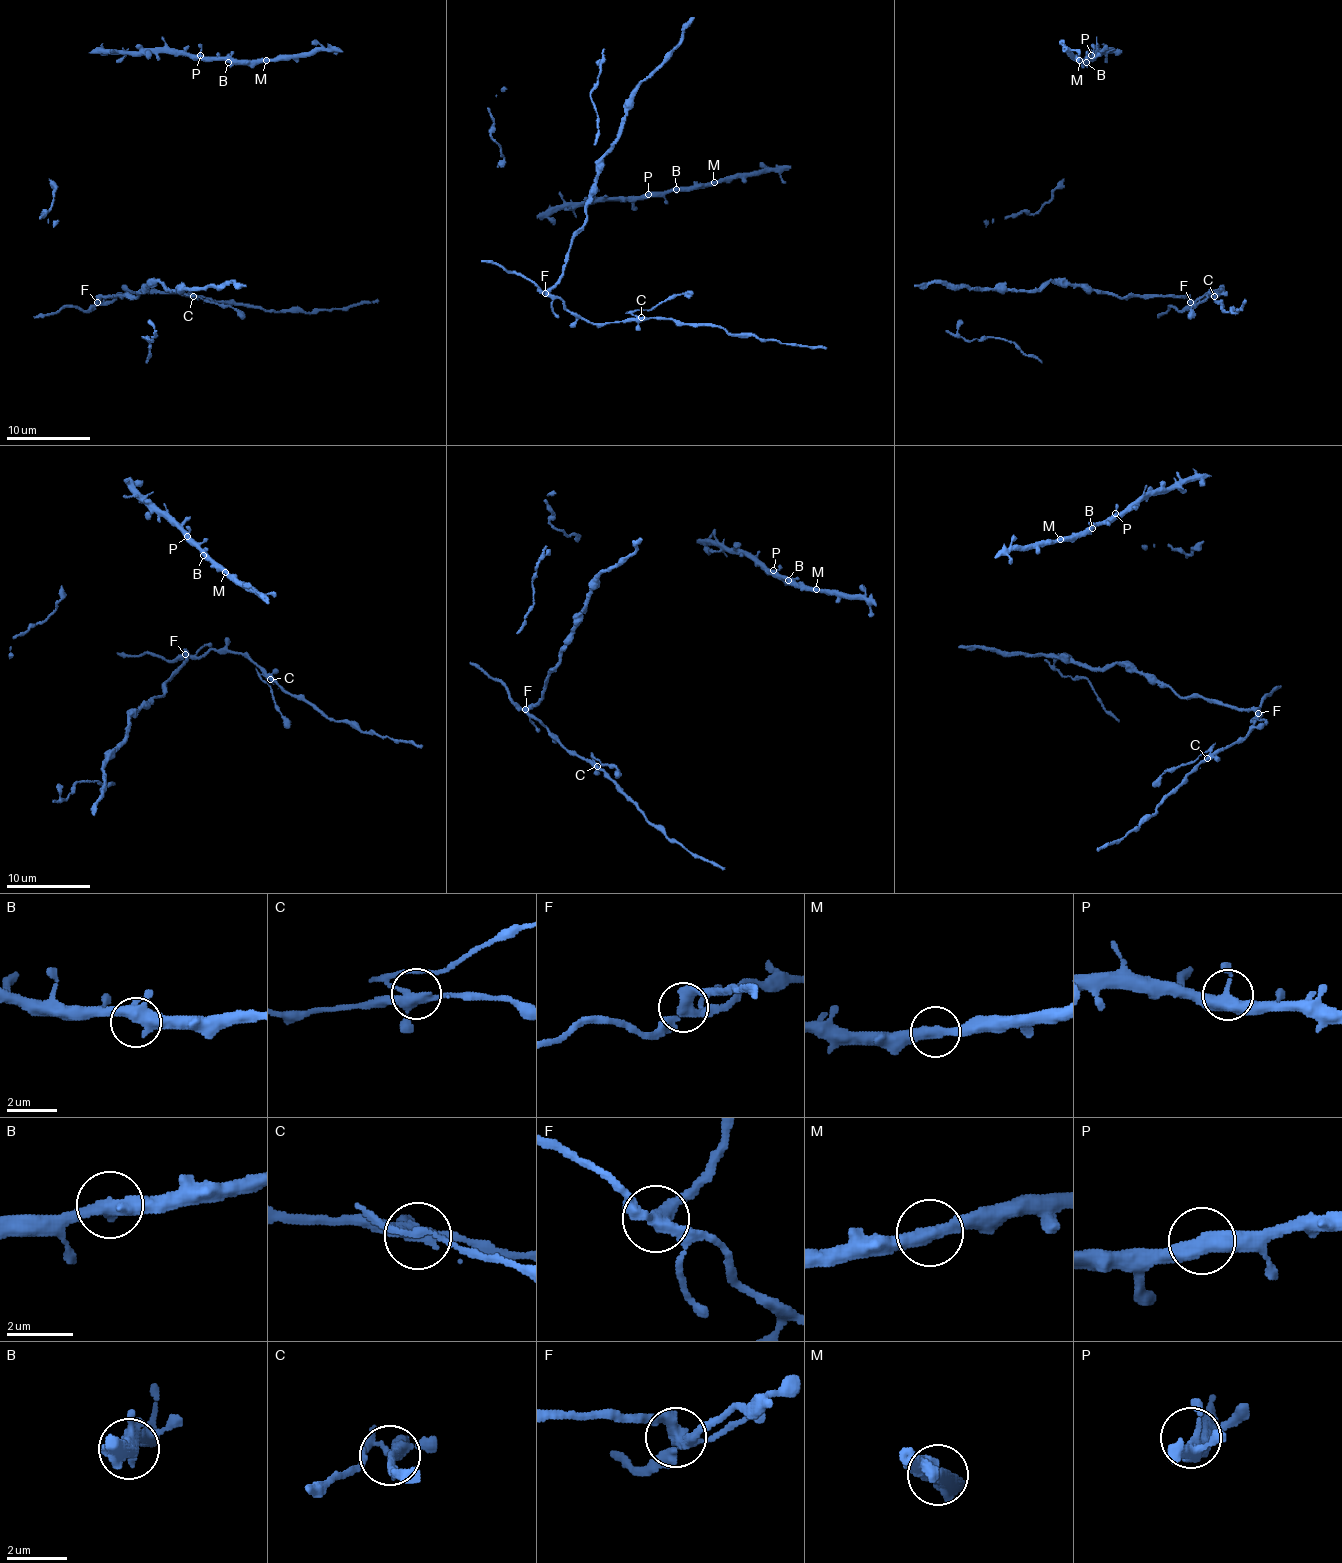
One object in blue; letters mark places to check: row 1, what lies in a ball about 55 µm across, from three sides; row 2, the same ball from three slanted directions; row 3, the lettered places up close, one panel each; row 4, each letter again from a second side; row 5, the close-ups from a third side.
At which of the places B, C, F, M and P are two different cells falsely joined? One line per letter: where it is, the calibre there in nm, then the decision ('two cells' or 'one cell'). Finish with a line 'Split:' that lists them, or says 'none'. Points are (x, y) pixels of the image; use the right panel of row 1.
B: place (1086, 62); calibre 400 nm; one cell
C: place (1214, 296); calibre 320 nm; two cells
F: place (1190, 302); calibre 360 nm; two cells
M: place (1079, 60); calibre 400 nm; one cell
P: place (1091, 55); calibre 400 nm; one cell
Split: C, F

